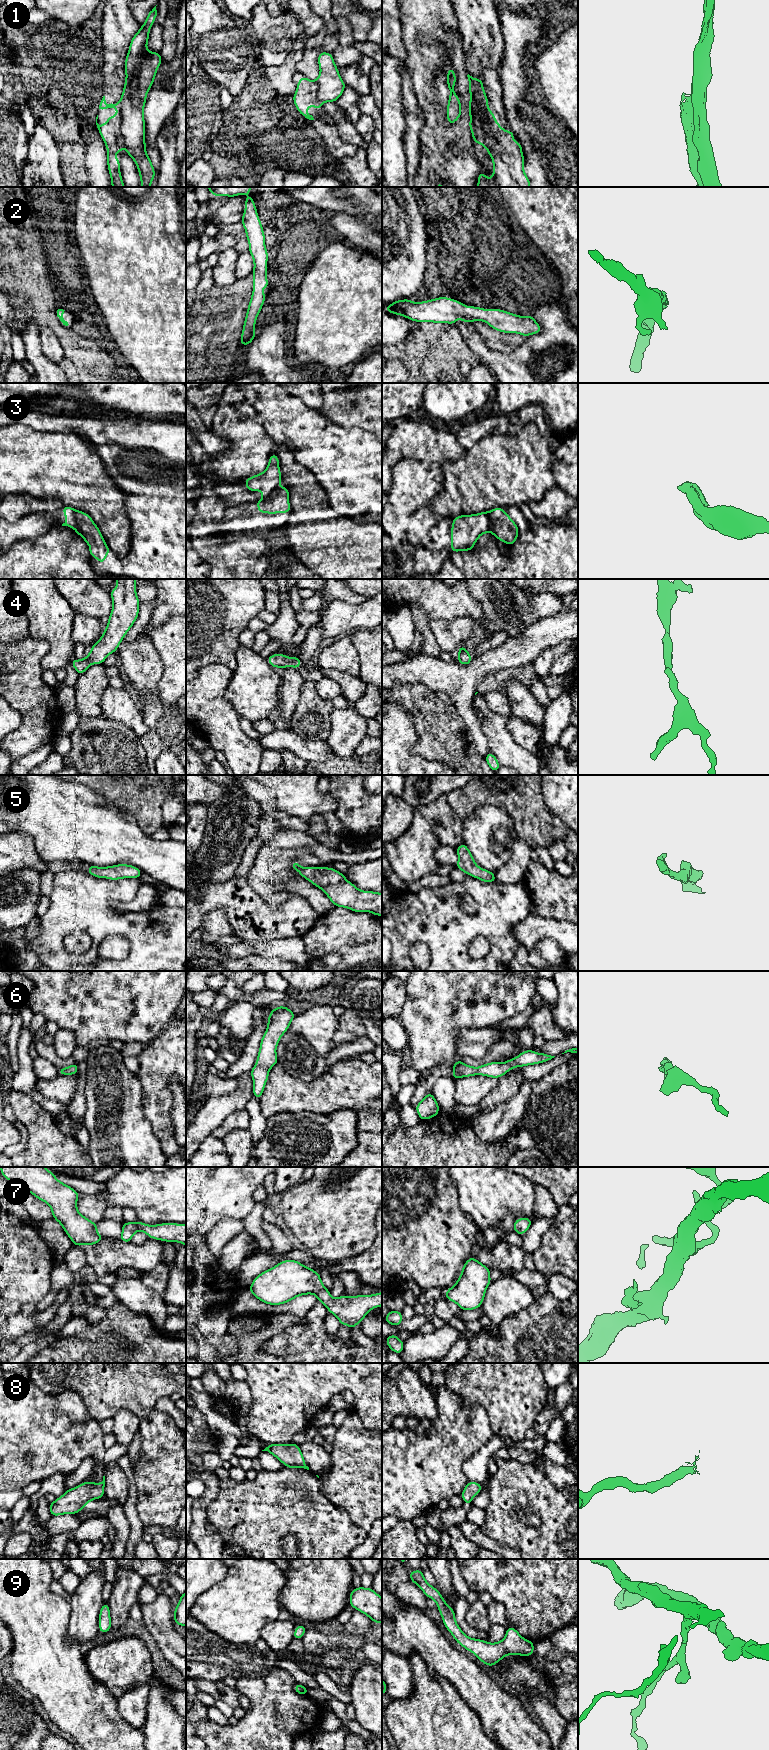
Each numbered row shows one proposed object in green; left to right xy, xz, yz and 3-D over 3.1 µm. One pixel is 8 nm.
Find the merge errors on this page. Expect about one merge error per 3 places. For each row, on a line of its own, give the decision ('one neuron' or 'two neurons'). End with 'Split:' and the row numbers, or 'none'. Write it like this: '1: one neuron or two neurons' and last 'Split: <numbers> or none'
1: two neurons
2: one neuron
3: two neurons
4: one neuron
5: one neuron
6: one neuron
7: one neuron
8: one neuron
9: one neuron
Split: 1, 3

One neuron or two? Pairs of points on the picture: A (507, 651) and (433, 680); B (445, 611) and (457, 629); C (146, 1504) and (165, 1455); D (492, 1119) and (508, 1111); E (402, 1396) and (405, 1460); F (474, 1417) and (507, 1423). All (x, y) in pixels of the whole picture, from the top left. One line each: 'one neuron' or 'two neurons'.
A: one neuron
B: two neurons
C: one neuron
D: one neuron
E: two neurons
F: two neurons

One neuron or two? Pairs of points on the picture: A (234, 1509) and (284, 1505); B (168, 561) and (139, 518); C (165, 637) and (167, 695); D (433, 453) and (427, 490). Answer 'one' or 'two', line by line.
A: one
B: one
C: one
D: two

